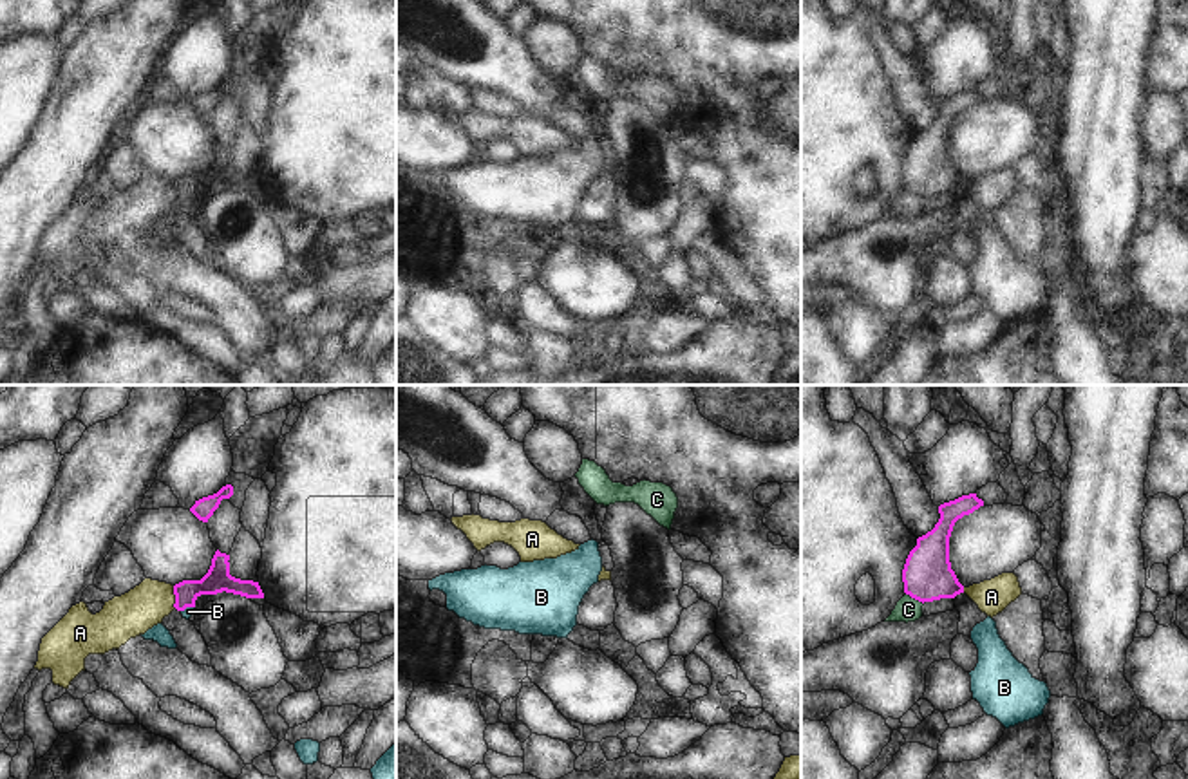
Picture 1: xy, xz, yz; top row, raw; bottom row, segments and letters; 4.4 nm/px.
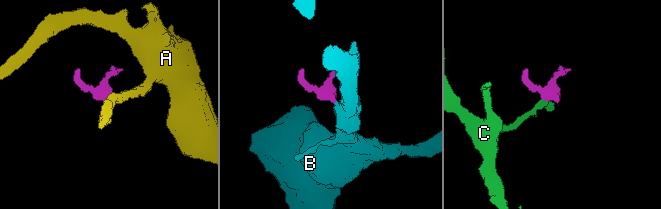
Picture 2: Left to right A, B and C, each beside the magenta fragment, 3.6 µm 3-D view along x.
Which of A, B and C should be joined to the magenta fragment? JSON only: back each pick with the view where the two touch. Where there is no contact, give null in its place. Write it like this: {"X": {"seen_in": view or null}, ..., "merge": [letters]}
{"B": {"seen_in": "xy"}, "merge": ["B"]}

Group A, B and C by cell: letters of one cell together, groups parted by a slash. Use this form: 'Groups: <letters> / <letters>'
Groups: A / B / C.

